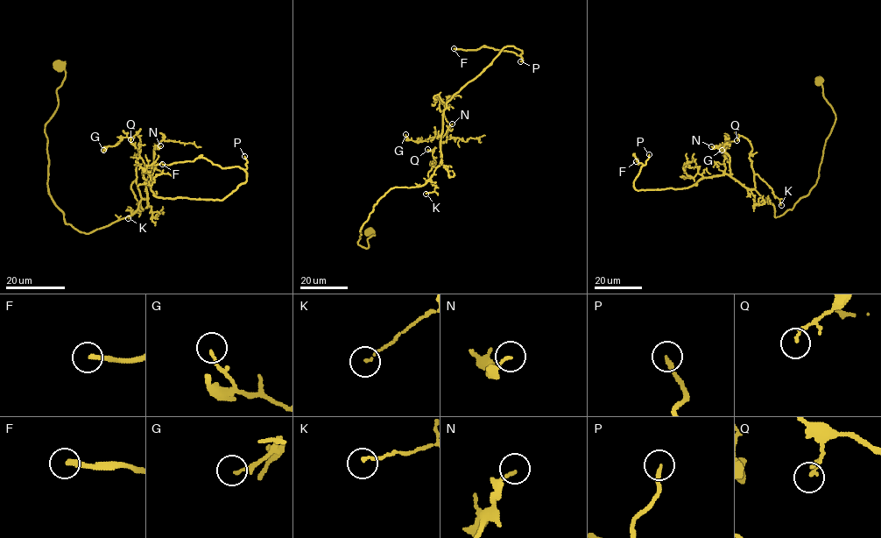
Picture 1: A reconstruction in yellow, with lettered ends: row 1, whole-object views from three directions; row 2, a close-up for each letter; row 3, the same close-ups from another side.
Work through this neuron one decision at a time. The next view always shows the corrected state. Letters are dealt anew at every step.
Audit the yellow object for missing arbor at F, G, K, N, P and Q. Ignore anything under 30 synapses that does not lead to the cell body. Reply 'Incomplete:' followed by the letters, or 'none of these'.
Incomplete: F, P

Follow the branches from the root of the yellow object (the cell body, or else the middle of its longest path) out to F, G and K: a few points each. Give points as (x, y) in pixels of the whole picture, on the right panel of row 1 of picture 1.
F: (820, 81), (835, 120), (819, 177), (779, 216), (727, 174), (682, 188), (636, 190), (643, 166), (636, 161)
G: (820, 81), (835, 120), (816, 183), (791, 209), (776, 217), (754, 189), (724, 174), (729, 138), (722, 150)
K: (820, 81), (835, 120), (815, 185), (776, 217), (774, 206), (755, 189), (754, 175), (781, 205)

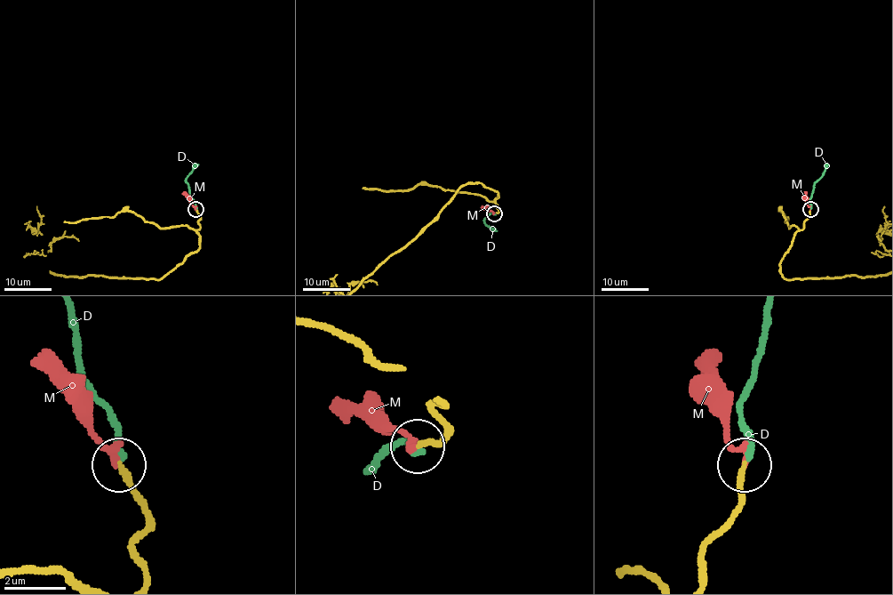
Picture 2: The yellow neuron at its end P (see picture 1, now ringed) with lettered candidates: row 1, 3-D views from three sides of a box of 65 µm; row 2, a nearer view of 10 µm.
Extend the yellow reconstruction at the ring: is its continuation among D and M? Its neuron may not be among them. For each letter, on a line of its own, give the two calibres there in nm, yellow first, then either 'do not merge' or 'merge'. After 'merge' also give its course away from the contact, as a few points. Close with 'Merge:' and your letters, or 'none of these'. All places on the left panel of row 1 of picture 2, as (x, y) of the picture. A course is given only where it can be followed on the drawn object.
D: 180/220 nm | do not merge
M: 190/240 nm | merge | via (196, 209), (184, 191)
Merge: M

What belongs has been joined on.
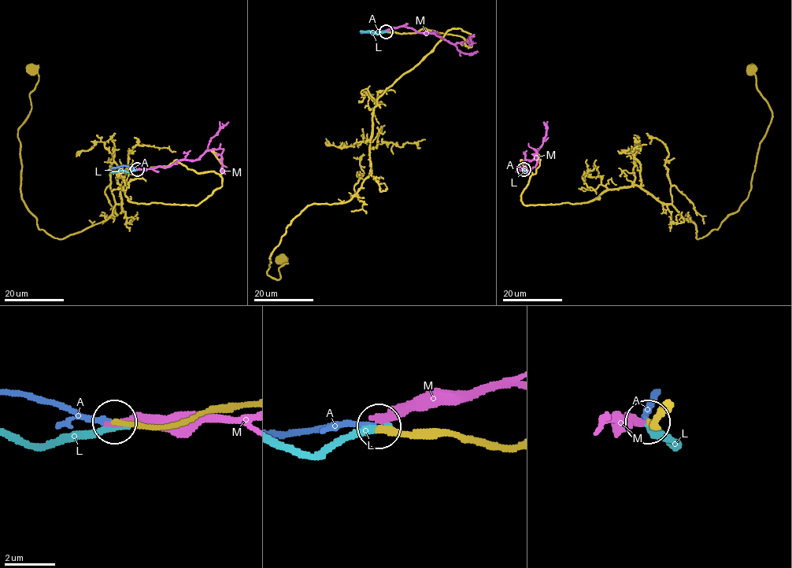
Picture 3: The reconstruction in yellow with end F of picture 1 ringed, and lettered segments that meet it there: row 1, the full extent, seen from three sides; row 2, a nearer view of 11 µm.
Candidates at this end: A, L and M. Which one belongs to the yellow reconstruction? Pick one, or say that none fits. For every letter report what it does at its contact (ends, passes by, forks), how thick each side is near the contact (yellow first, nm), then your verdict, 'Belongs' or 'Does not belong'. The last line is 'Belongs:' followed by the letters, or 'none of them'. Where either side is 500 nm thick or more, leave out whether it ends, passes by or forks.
A: It ends there. Thickness 240 nm (yellow) against 240 nm. Belongs
L: It ends there. Thickness 280 nm (yellow) against 280 nm. Does not belong
M: It ends there. Thickness 260 nm (yellow) against 400 nm. Does not belong
Belongs: A

